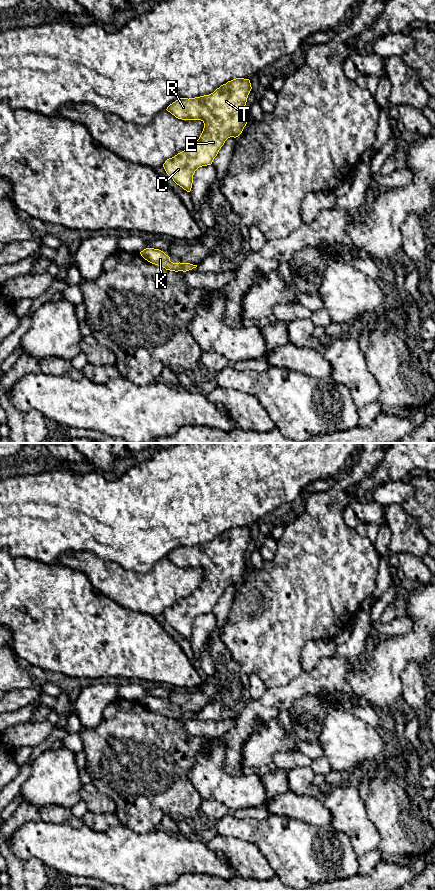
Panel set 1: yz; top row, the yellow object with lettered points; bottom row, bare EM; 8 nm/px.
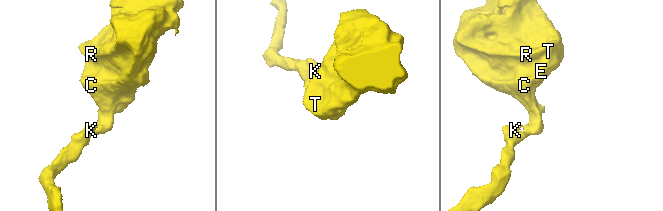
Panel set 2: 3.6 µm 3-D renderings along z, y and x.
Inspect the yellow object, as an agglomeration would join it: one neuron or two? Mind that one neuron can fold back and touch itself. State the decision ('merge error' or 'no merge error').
no merge error

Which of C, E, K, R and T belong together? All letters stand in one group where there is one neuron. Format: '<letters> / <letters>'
C E K R T

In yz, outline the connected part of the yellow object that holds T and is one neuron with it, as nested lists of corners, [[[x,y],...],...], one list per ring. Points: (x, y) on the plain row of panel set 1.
[[[236,526],[209,543],[180,546],[167,555],[178,567],[204,571],[199,587],[163,612],[166,621],[187,640],[191,639],[195,619],[211,613],[225,589],[242,581],[247,572],[245,553],[251,537],[249,527]]]

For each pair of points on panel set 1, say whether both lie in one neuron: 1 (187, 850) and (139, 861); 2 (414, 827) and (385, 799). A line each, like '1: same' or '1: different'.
1: same
2: same

